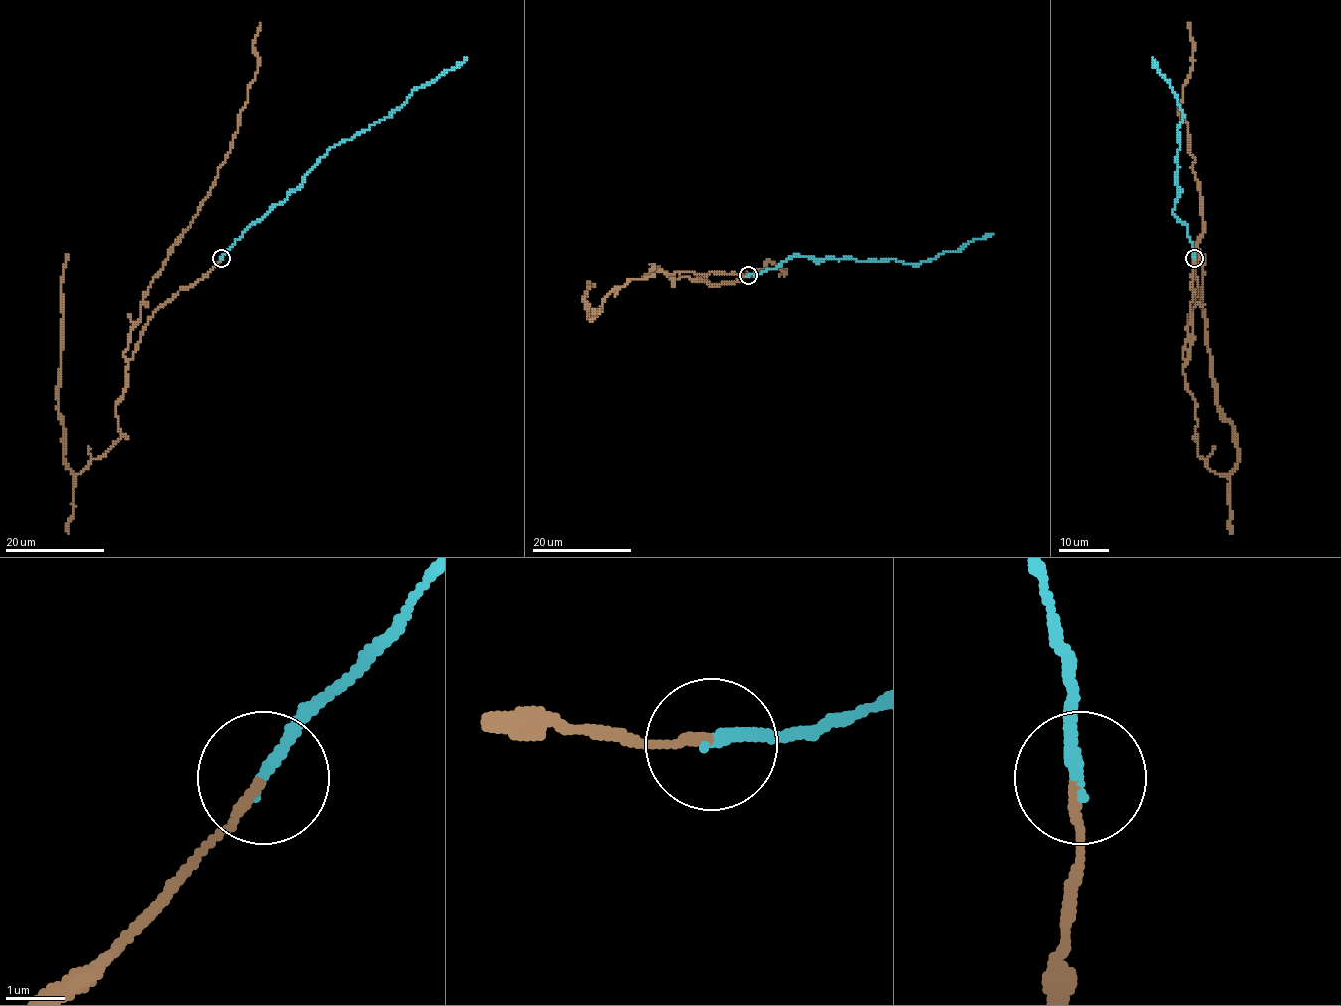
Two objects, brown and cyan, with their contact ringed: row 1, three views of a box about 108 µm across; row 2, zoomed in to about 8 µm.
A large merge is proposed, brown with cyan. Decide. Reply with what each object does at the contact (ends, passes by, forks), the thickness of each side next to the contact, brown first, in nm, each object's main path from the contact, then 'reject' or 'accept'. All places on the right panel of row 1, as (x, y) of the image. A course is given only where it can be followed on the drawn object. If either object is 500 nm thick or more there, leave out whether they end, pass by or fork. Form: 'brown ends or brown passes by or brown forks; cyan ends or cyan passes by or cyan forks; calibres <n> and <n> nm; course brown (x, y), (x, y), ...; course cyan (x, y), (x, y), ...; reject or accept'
brown ends; cyan ends; calibres 160 and 220 nm; course brown (1194, 257), (1188, 359), (1183, 351), (1203, 230), (1188, 125), (1178, 110), (1193, 55), (1187, 22); course cyan (1194, 257), (1188, 227), (1173, 209), (1179, 189), (1177, 153), (1183, 114), (1153, 57); accept

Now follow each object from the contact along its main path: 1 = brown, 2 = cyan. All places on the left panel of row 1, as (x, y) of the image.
1: (222, 257), (157, 308), (133, 356), (125, 357), (147, 288), (229, 151), (258, 68), (253, 40), (260, 22)
2: (222, 257), (248, 227), (298, 189), (303, 178), (331, 148), (391, 114), (415, 89), (431, 83), (467, 57)

